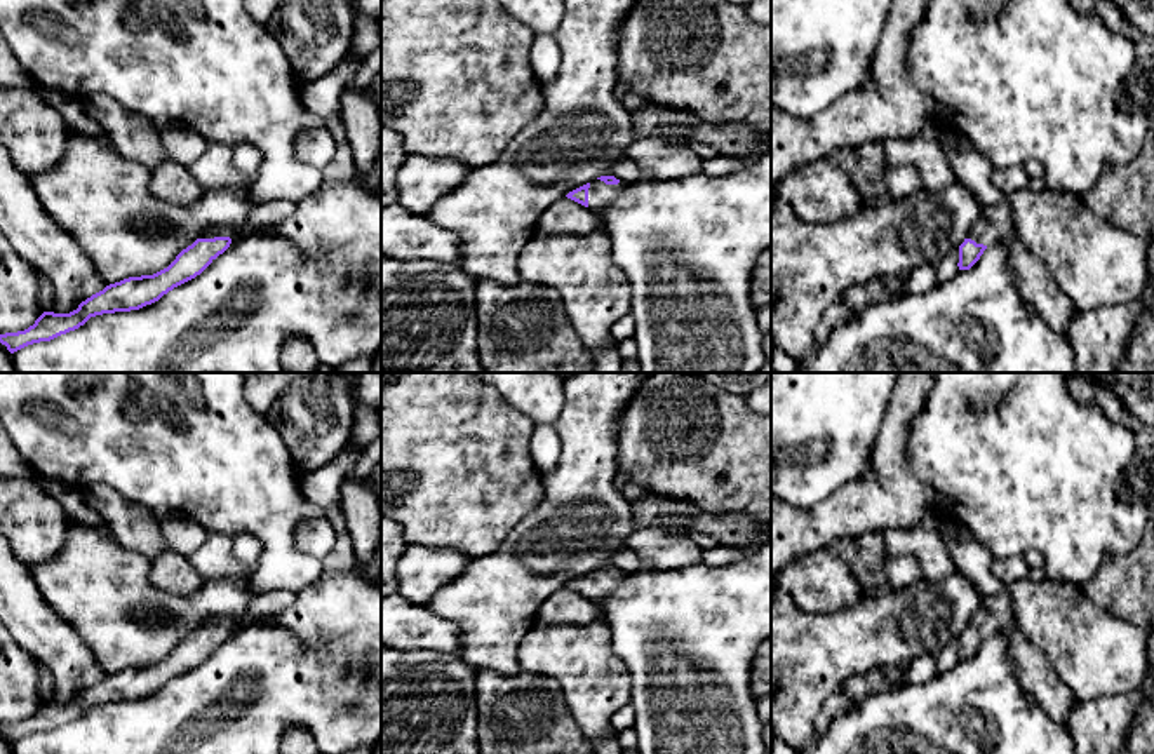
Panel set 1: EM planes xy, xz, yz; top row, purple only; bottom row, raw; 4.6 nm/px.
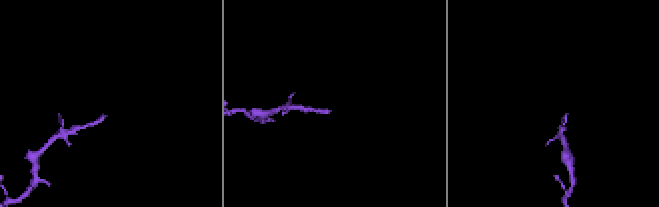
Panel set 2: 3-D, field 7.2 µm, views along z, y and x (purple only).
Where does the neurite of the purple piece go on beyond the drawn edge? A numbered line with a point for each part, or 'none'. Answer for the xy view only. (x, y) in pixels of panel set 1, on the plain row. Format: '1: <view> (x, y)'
1: xy (213, 622)

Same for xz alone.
1: xz (599, 584)

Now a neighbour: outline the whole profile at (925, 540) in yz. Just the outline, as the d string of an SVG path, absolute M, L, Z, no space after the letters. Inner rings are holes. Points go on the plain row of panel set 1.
M931 512L912 528L884 529L886 552L889 555L914 554L923 566L923 576L929 580L942 580L959 573L940 531L942 522L943 519Z

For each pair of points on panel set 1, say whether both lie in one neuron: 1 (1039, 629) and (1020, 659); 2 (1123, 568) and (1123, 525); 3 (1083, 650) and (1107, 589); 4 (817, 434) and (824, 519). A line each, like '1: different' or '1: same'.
1: different
2: different
3: different
4: different

